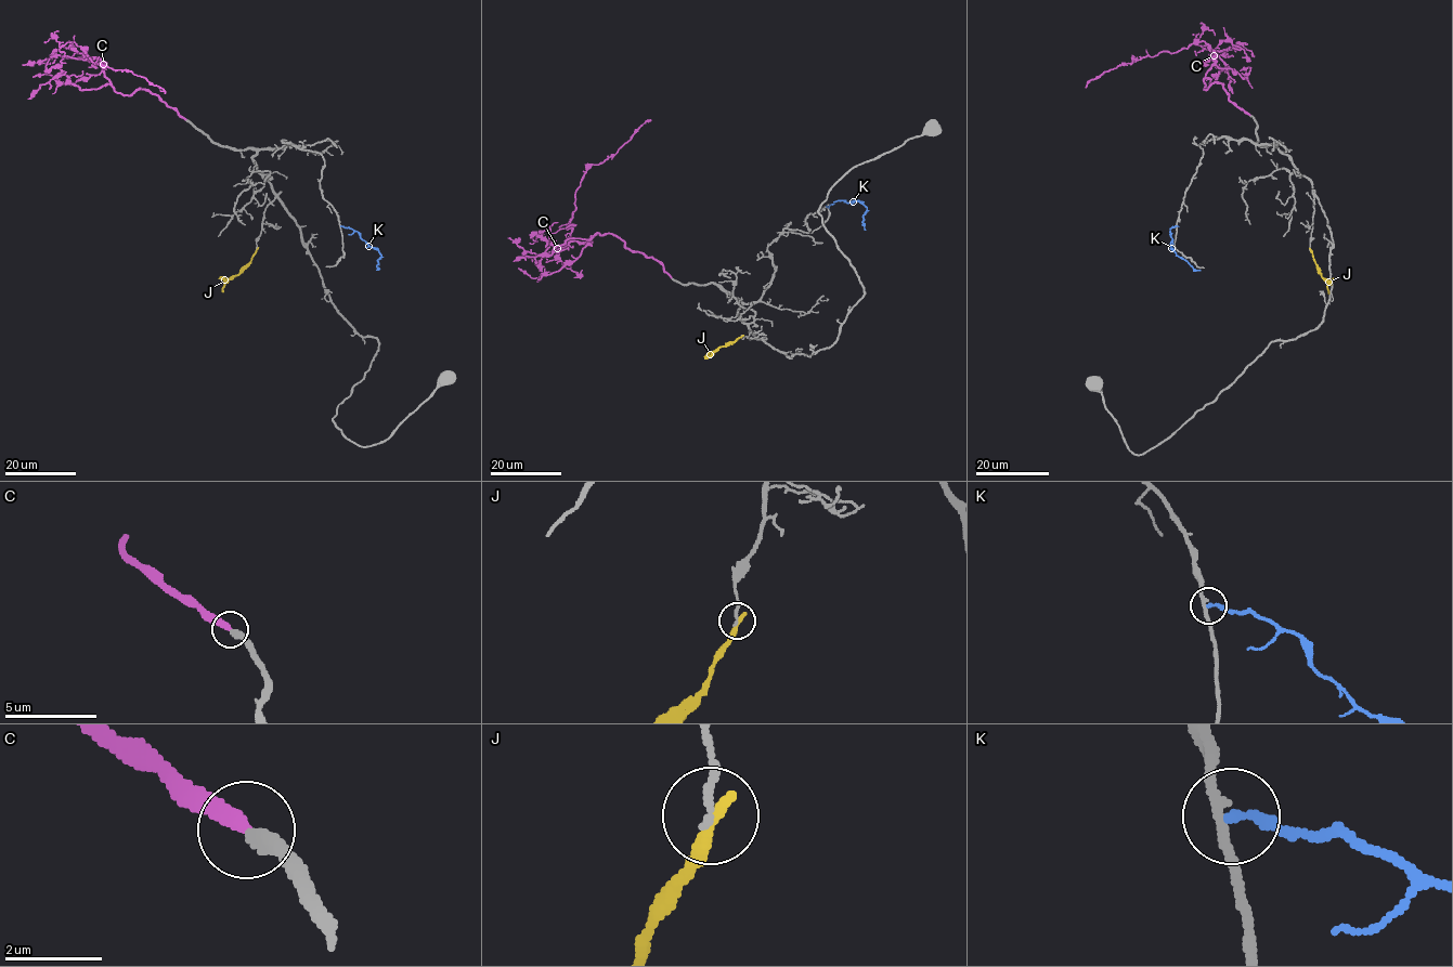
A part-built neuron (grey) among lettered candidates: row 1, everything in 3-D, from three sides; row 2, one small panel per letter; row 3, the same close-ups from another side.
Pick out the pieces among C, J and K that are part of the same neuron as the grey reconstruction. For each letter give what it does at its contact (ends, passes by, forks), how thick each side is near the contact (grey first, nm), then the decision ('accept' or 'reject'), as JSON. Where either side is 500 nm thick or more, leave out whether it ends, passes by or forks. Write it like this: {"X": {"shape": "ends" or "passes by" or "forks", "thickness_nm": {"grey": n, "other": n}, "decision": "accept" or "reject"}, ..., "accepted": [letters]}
{"C": {"shape": "ends", "thickness_nm": {"grey": 320, "other": 320}, "decision": "accept"}, "J": {"shape": "ends", "thickness_nm": {"grey": 170, "other": 340}, "decision": "reject"}, "K": {"shape": "ends", "thickness_nm": {"grey": 200, "other": 200}, "decision": "reject"}, "accepted": ["C"]}

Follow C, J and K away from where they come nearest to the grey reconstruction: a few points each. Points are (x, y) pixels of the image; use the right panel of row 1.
C: (1249, 115), (1229, 100), (1220, 83), (1204, 89), (1215, 55), (1204, 41), (1132, 60), (1087, 83)
J: (1310, 249), (1328, 293)
K: (1176, 225), (1170, 229), (1170, 248), (1193, 268), (1201, 270)

